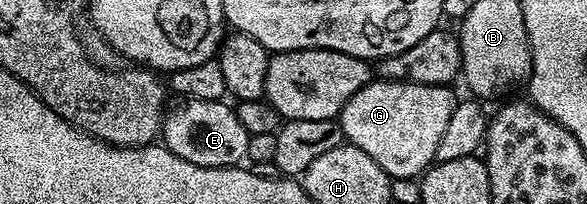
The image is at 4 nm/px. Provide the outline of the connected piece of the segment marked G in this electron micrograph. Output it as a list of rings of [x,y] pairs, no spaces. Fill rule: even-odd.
[[[374,79],[355,91],[341,108],[339,124],[344,140],[359,151],[367,151],[390,178],[420,178],[434,164],[439,139],[443,139],[451,111],[457,106],[458,98],[451,90],[449,85]]]

